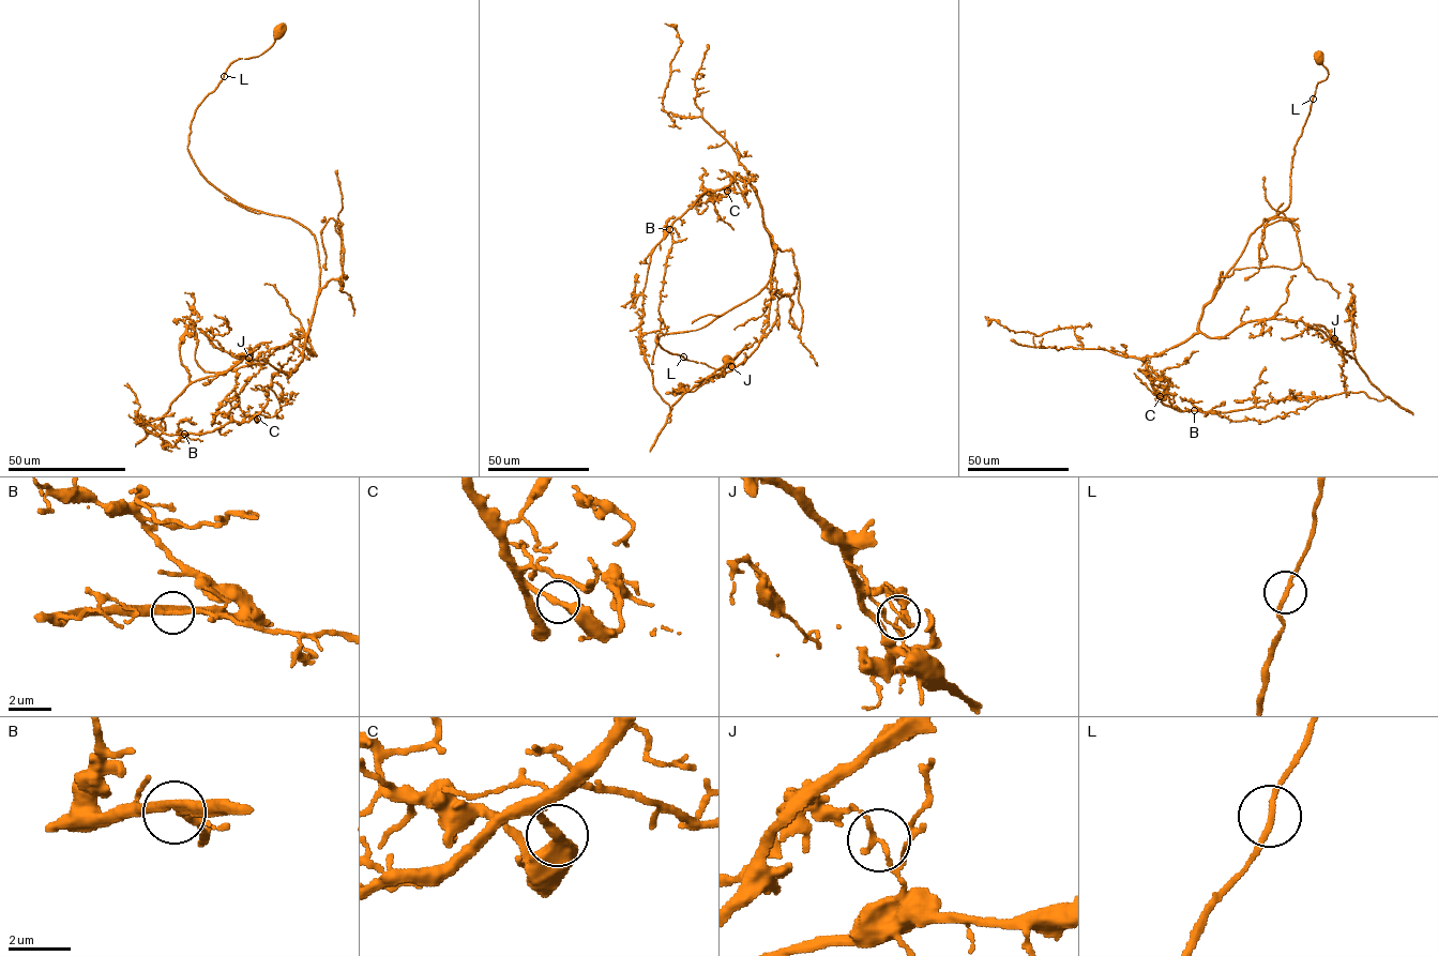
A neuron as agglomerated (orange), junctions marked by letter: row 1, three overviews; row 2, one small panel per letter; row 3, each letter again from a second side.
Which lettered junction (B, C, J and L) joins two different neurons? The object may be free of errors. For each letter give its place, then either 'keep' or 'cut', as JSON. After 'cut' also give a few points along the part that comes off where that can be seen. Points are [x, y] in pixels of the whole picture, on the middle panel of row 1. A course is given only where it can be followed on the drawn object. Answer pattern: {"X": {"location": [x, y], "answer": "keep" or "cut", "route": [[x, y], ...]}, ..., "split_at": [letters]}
{"B": {"location": [669, 229], "answer": "keep"}, "C": {"location": [727, 191], "answer": "keep"}, "J": {"location": [731, 366], "answer": "cut", "route": [[731, 366], [725, 364], [686, 392], [672, 406], [668, 423], [669, 407], [653, 387], [640, 347], [641, 329]]}, "L": {"location": [683, 357], "answer": "keep"}, "split_at": ["J"]}

